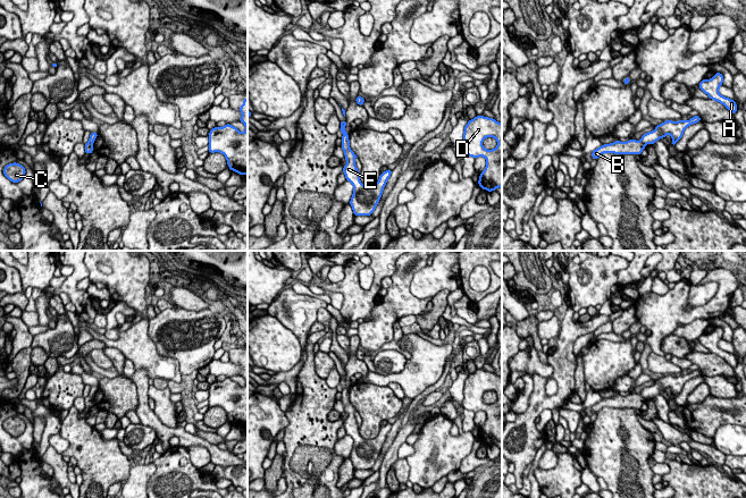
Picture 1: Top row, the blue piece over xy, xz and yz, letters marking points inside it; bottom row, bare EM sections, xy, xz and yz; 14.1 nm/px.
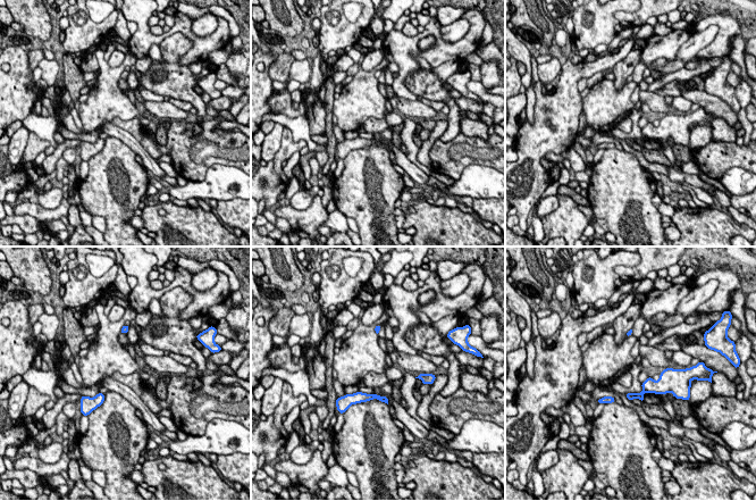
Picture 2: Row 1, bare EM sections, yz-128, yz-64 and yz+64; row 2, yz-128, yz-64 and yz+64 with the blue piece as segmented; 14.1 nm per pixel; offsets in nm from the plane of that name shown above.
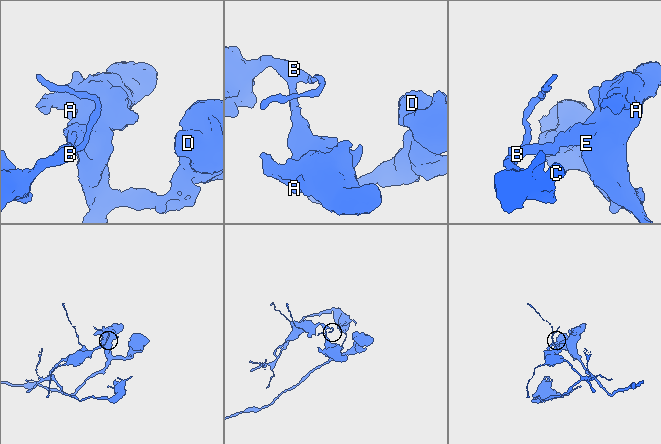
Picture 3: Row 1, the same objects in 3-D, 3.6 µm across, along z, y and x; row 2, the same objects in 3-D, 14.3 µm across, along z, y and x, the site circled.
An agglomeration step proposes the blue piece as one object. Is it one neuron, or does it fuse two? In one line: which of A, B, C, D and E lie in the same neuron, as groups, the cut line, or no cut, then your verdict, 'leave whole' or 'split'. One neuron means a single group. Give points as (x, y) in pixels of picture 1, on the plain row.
A D E / B C; cut in yz along (639, 395), (644, 399); split

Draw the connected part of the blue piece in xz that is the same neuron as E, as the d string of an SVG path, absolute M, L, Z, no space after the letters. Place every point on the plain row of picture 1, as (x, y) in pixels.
M349 388L342 390L342 404L344 413L347 417L343 421L343 427L347 436L353 439L353 448L350 455L354 470L371 470L375 465L384 441L392 429L392 424L387 423L382 427L376 438L366 440L360 434L360 428L355 420L354 413L358 412L350 402Z

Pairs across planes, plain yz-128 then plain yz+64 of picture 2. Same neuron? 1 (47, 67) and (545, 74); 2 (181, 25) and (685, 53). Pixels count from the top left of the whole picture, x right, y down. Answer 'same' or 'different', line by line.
1: same
2: different

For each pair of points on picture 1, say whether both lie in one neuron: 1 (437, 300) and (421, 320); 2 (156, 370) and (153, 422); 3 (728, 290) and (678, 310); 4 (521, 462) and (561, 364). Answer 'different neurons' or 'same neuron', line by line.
1: same neuron
2: different neurons
3: same neuron
4: same neuron

